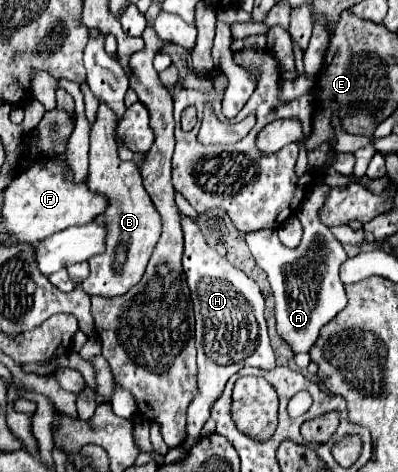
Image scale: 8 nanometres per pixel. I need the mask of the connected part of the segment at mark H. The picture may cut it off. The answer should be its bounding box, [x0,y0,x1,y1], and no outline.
[181,215,275,437]

